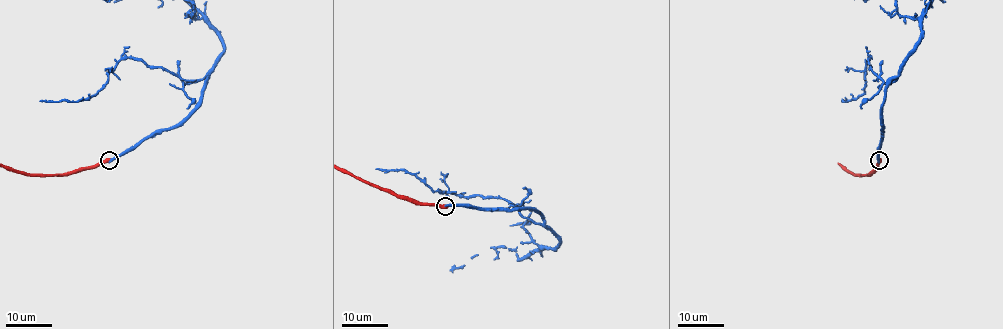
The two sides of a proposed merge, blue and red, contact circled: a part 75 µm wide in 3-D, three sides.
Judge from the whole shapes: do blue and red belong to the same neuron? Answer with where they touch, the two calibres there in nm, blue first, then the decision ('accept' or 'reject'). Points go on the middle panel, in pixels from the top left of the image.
(445, 206) | 280/550 nm | reject

